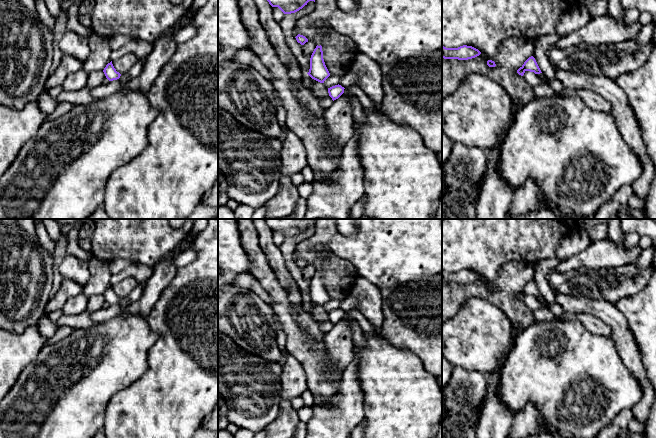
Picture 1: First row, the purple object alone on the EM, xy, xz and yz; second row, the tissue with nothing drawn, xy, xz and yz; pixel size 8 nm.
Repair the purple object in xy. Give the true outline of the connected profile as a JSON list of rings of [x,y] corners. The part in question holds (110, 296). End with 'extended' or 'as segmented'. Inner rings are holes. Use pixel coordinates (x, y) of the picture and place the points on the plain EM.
[[[112,285],[106,289],[103,296],[109,305],[117,304],[121,300],[121,298],[114,292]]]; as segmented

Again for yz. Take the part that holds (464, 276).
[[[463,269],[458,272],[446,272],[442,270],[442,282],[444,283],[468,284],[480,278],[481,276],[472,270]]]; as segmented

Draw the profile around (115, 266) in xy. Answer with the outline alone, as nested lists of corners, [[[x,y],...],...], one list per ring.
[[[116,259],[109,262],[109,269],[112,274],[117,274],[118,272],[122,271],[126,267],[128,267],[132,262],[125,259]]]

